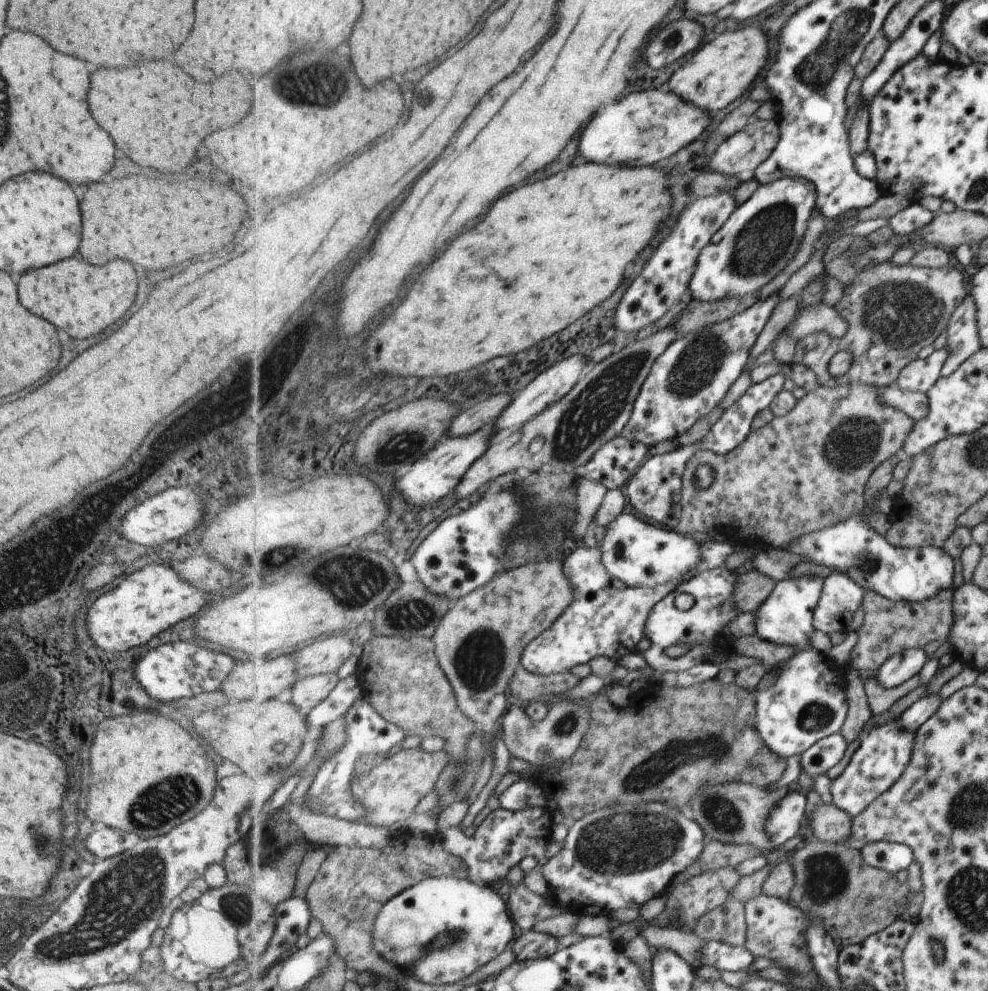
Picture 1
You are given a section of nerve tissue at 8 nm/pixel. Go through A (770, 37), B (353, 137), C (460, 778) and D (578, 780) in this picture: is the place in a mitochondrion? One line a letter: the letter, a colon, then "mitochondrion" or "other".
A: other
B: other
C: mitochondrion
D: other

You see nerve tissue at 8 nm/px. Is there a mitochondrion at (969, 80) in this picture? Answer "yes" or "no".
no

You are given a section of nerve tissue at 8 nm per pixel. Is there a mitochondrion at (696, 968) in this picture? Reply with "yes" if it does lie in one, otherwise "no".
no

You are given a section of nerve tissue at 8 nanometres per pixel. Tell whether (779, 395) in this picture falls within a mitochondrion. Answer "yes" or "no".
no

